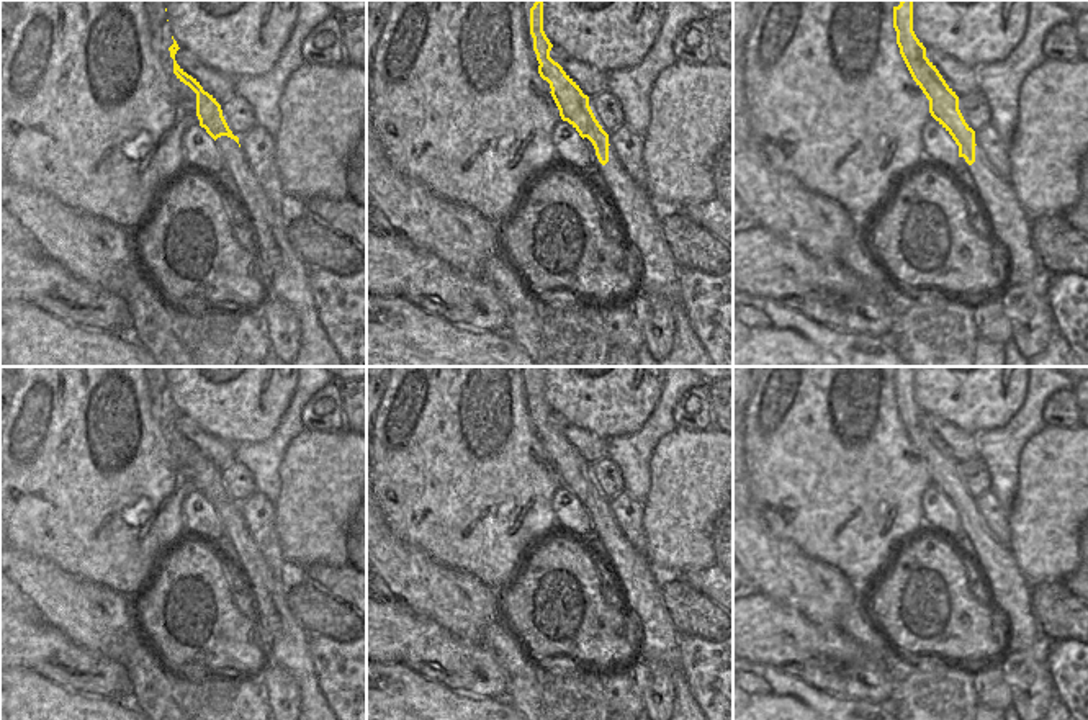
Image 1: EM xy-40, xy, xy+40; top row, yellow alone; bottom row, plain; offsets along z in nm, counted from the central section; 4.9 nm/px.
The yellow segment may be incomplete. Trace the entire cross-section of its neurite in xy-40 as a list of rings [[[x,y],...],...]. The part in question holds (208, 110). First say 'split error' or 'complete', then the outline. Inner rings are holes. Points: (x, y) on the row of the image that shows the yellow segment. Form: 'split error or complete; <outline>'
complete; [[[173,39],[173,44],[169,47],[170,57],[173,59],[173,74],[180,82],[188,85],[196,93],[196,116],[200,119],[200,126],[206,129],[206,133],[216,141],[221,136],[227,136],[239,144],[239,137],[232,134],[229,129],[221,105],[216,101],[213,95],[203,90],[200,82],[188,75],[175,61],[175,54],[178,51],[178,44]]]

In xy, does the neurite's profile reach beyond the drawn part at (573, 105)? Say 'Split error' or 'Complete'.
Complete

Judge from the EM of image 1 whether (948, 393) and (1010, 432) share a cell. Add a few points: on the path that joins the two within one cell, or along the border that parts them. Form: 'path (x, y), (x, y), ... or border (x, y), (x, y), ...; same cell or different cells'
border (1025, 396), (1020, 409), (1005, 424), (975, 436); different cells

